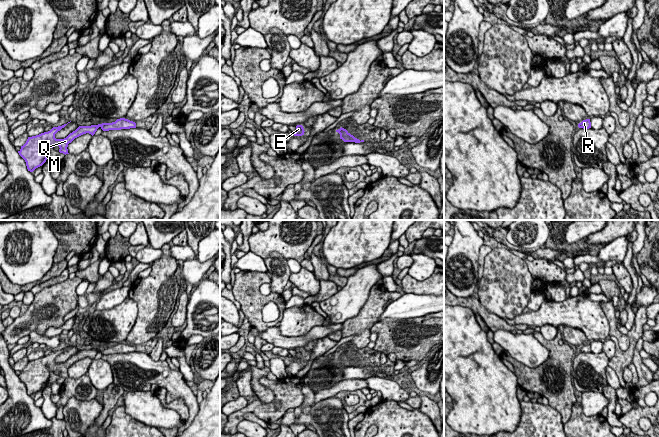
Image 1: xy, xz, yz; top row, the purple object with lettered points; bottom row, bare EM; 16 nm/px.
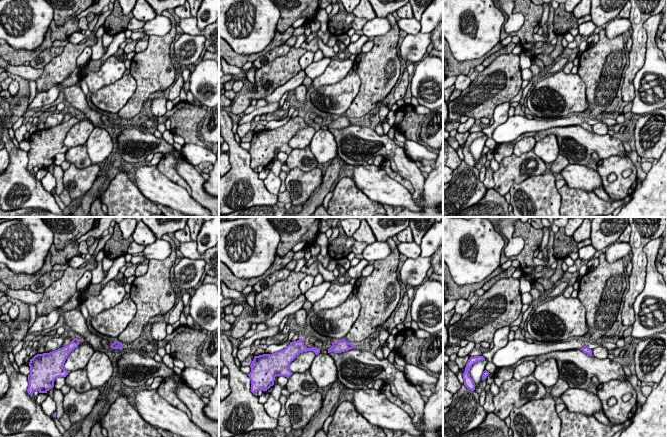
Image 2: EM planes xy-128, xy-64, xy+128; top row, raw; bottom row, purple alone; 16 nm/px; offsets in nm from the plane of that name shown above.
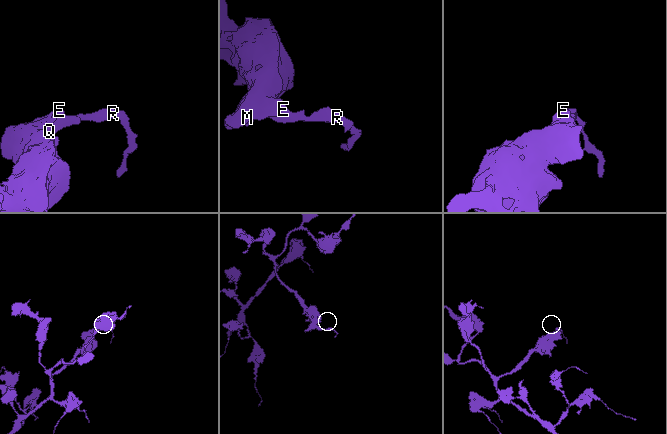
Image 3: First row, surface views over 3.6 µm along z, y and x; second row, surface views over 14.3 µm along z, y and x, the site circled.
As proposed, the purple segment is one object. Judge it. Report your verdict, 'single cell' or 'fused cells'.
single cell

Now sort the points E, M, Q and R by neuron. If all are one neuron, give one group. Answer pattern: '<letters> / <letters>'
E M Q R

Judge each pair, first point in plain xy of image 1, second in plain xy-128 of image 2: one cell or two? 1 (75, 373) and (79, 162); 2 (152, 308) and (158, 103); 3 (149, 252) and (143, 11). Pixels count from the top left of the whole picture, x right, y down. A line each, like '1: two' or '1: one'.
1: two
2: two
3: two

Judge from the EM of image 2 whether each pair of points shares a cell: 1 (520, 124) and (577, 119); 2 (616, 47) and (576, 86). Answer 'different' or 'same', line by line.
1: same
2: different

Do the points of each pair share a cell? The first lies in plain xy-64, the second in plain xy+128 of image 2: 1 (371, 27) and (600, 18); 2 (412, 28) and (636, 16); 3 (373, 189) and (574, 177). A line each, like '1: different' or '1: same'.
1: different
2: different
3: same

